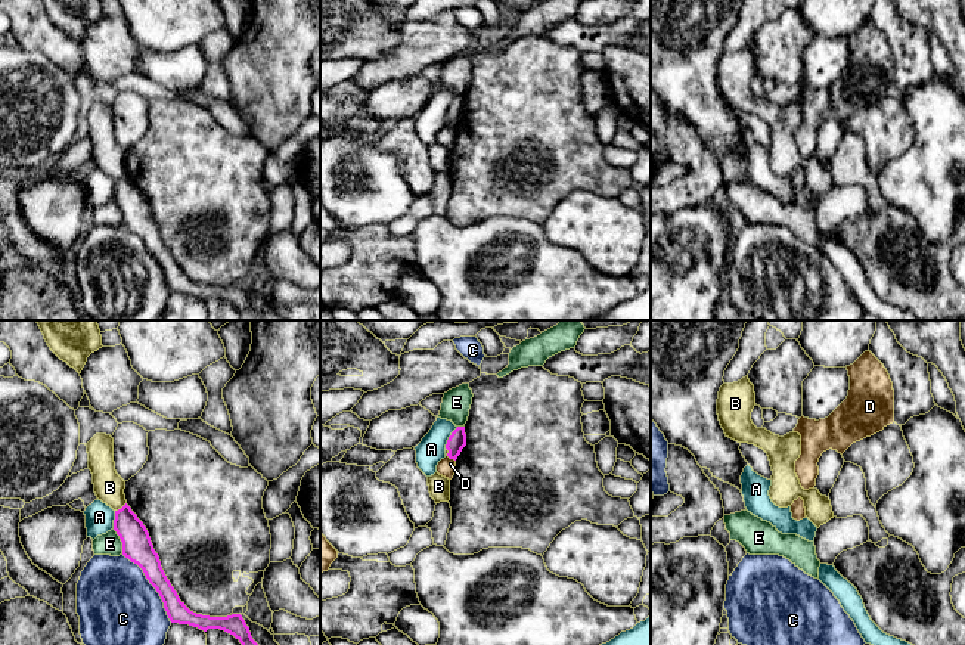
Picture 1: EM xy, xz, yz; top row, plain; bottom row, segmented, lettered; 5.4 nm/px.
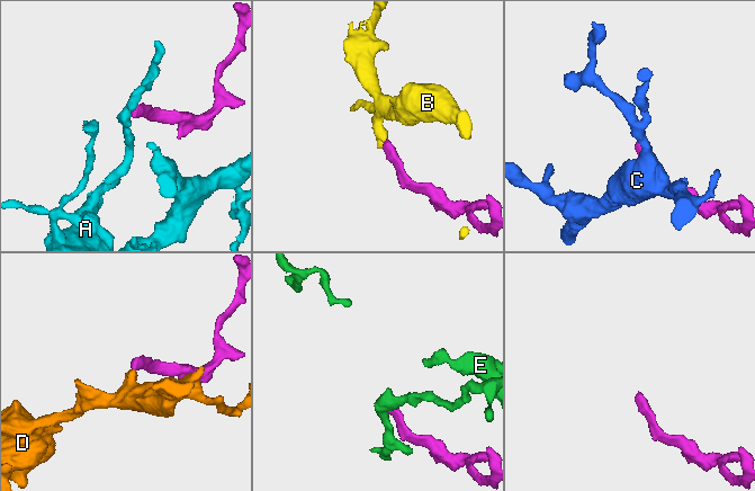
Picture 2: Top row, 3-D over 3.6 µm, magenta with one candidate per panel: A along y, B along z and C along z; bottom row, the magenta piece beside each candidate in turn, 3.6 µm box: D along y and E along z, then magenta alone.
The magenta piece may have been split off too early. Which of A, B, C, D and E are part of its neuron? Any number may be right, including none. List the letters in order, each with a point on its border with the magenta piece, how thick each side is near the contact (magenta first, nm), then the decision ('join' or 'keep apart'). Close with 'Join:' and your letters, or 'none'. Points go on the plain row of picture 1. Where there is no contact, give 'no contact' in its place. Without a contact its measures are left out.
A: meets magenta in xz at (449, 107); 100 nm thick on the magenta side, 150 nm on the other; keep apart
B: meets magenta in xy at (121, 177); 160 nm thick on the magenta side, 160 nm on the other; keep apart
C: meets magenta in xy at (152, 254); 160 nm thick on the magenta side, 460 nm on the other; keep apart
D: meets magenta in xz at (452, 127); 100 nm thick on the magenta side, 100 nm on the other; keep apart
E: meets magenta in xy at (121, 210); 160 nm thick on the magenta side, 120 nm on the other; keep apart
Join: none

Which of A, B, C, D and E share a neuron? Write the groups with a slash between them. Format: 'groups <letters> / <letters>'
groups A / B / C / D / E

